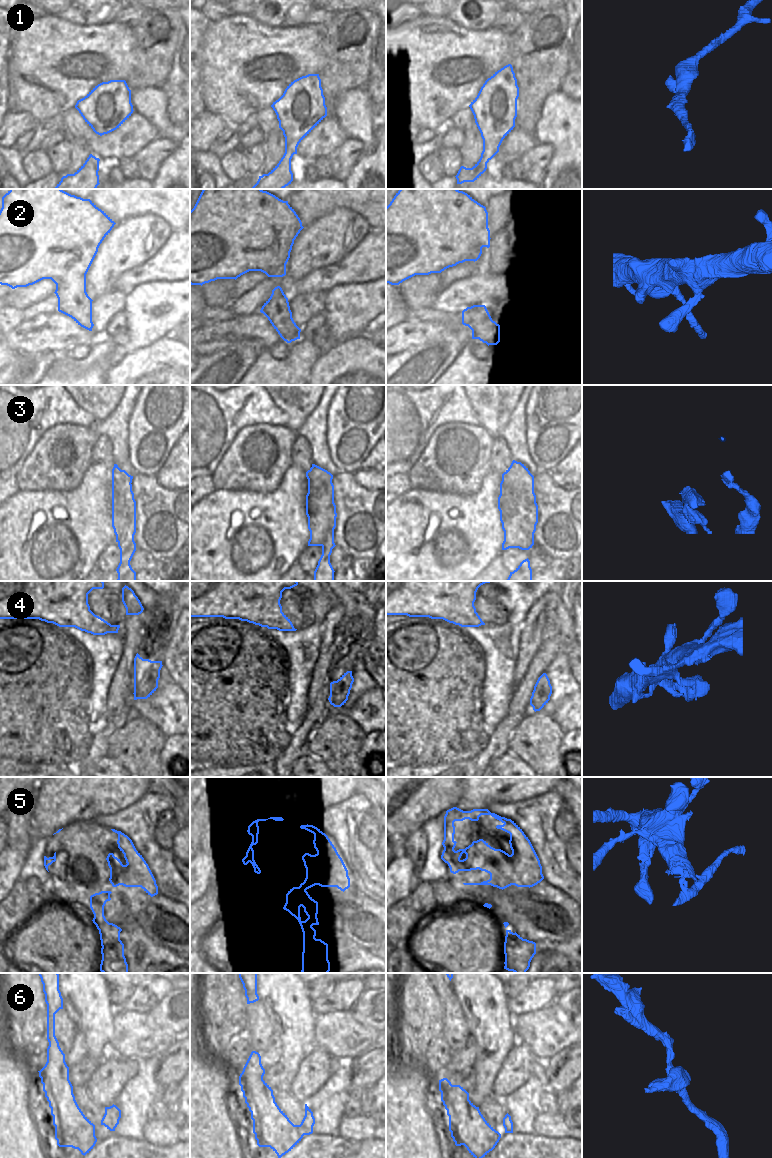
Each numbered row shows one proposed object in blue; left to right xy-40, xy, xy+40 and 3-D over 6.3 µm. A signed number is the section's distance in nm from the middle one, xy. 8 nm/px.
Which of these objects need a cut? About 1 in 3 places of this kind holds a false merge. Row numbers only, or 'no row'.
2, 3

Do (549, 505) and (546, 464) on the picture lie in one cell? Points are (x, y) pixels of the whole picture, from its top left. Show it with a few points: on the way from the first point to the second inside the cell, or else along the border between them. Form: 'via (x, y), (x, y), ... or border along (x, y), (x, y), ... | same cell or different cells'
border along (538, 471), (549, 472) | different cells

